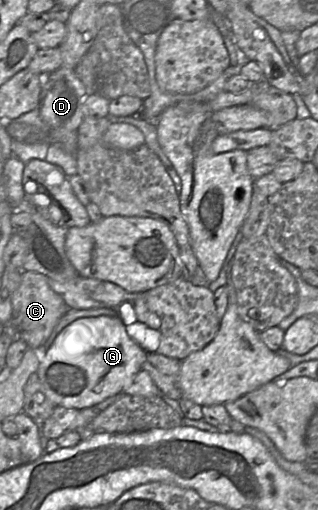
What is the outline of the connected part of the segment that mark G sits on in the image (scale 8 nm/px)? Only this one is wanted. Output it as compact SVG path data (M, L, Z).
M117 316L83 318L68 325L41 357L37 374L42 392L57 406L83 409L94 406L123 390L149 353L126 332Z

